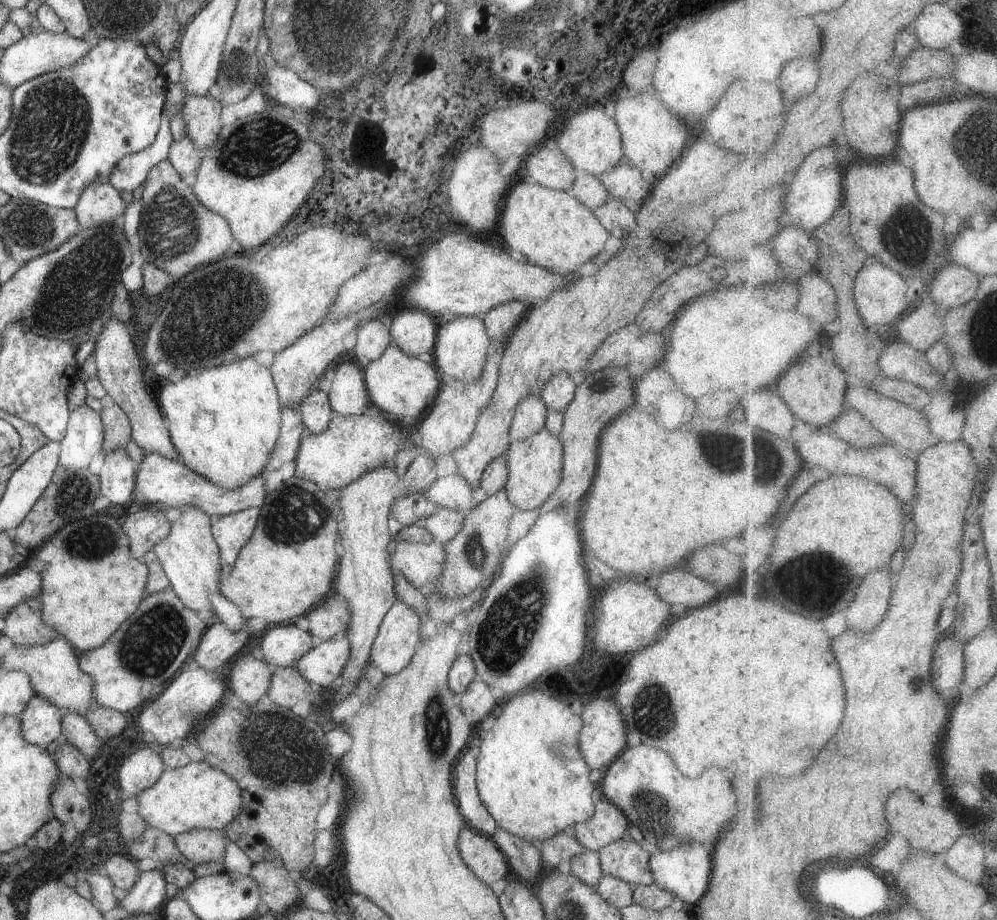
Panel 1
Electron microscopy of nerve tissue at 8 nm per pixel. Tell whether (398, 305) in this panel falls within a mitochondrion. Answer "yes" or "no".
no

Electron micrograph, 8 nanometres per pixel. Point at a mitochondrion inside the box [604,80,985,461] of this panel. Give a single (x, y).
(907, 231)

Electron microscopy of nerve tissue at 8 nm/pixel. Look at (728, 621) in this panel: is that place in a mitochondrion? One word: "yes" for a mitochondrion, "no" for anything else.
no

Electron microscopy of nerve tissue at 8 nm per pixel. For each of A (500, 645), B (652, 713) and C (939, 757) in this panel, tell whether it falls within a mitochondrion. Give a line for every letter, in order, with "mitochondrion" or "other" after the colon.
A: mitochondrion
B: mitochondrion
C: other

